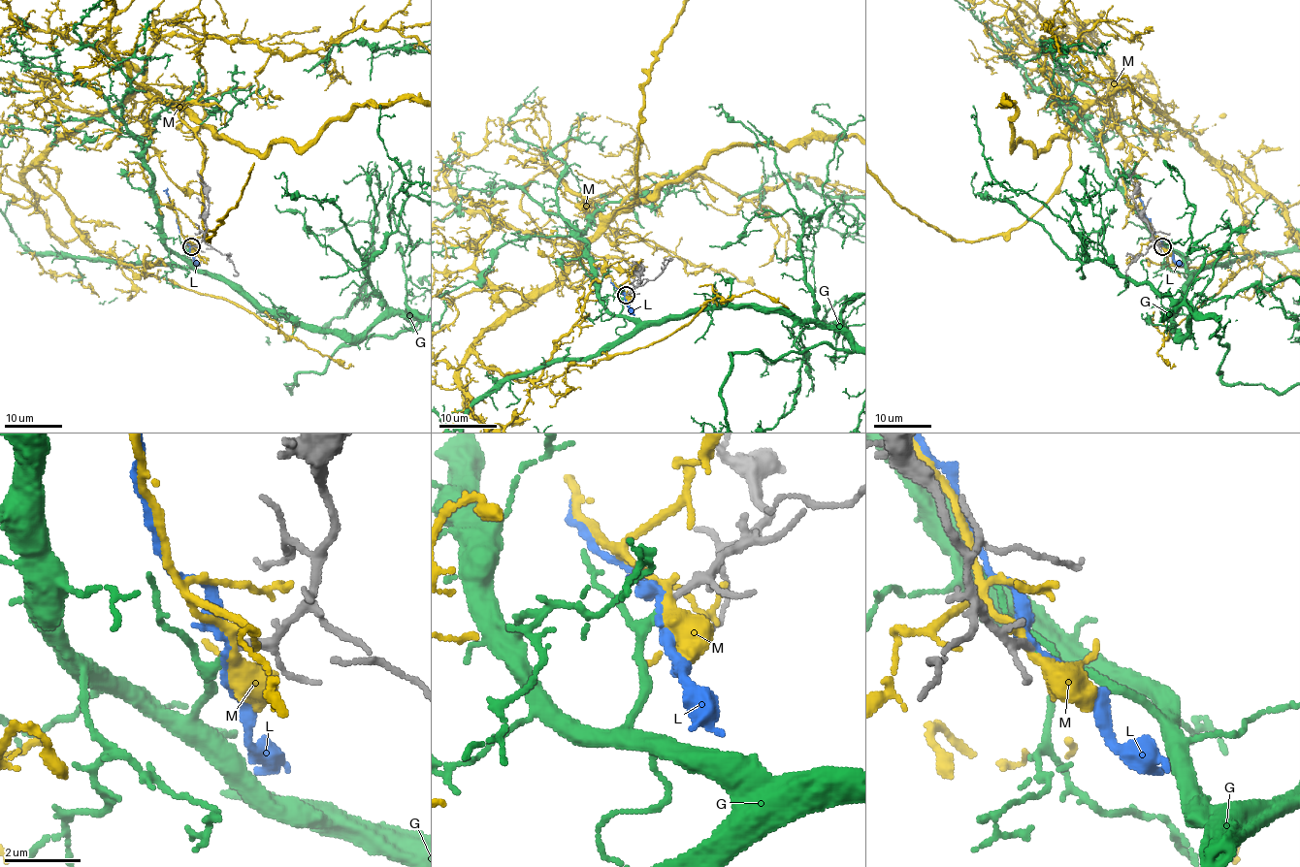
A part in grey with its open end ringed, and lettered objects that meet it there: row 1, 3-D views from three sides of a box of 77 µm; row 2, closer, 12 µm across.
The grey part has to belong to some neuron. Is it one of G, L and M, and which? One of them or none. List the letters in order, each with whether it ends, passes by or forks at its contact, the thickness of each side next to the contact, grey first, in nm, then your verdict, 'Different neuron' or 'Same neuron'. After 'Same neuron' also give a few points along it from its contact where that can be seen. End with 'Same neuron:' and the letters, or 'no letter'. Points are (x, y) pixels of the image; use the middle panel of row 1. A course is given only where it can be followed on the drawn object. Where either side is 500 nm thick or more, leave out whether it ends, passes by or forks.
G: It ends there. Thickness 160 nm (grey) against 200 nm. Same neuron. Its course: (626, 295), (640, 321), (752, 306), (854, 348), (731, 356)
L: It passes by. Thickness 170 nm (grey) against 280 nm. Different neuron
M: It passes by. Thickness 160 nm (grey) against 300 nm. Different neuron
Same neuron: G

